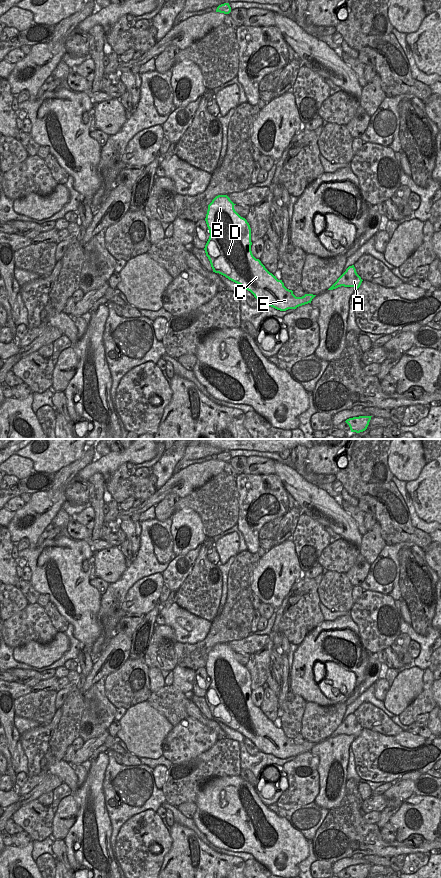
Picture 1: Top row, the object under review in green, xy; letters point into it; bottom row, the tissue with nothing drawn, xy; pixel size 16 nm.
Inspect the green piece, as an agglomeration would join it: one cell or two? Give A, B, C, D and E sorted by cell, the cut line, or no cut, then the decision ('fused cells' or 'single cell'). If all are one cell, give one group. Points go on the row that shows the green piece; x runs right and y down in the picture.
A B C D E; no cut; single cell

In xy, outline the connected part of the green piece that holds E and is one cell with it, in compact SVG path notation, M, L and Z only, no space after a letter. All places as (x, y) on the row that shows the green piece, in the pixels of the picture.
M227 195L216 196L208 205L205 221L210 236L204 250L213 272L225 276L241 285L245 290L250 291L259 301L259 304L271 306L280 311L296 309L299 306L311 303L316 295L305 294L302 297L296 297L292 290L284 286L282 280L278 280L259 259L253 256L250 225L245 218L235 211L235 205Z

